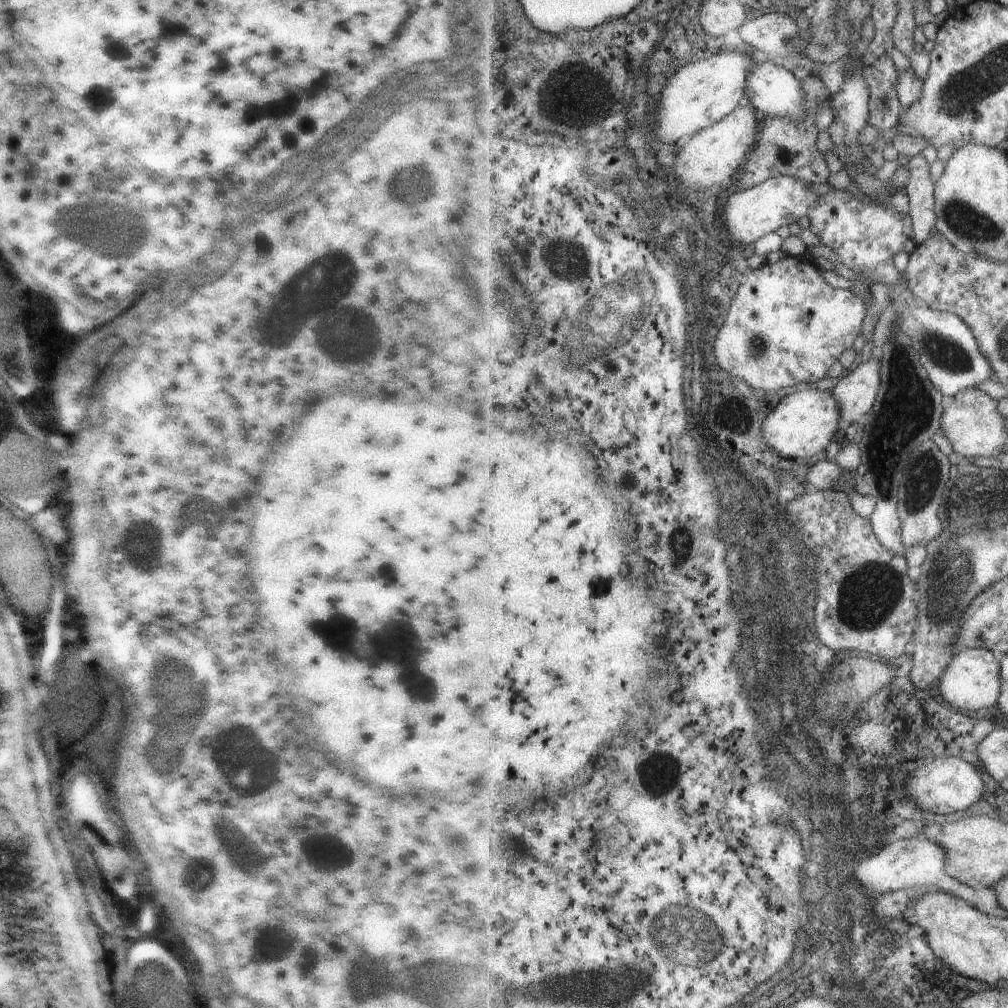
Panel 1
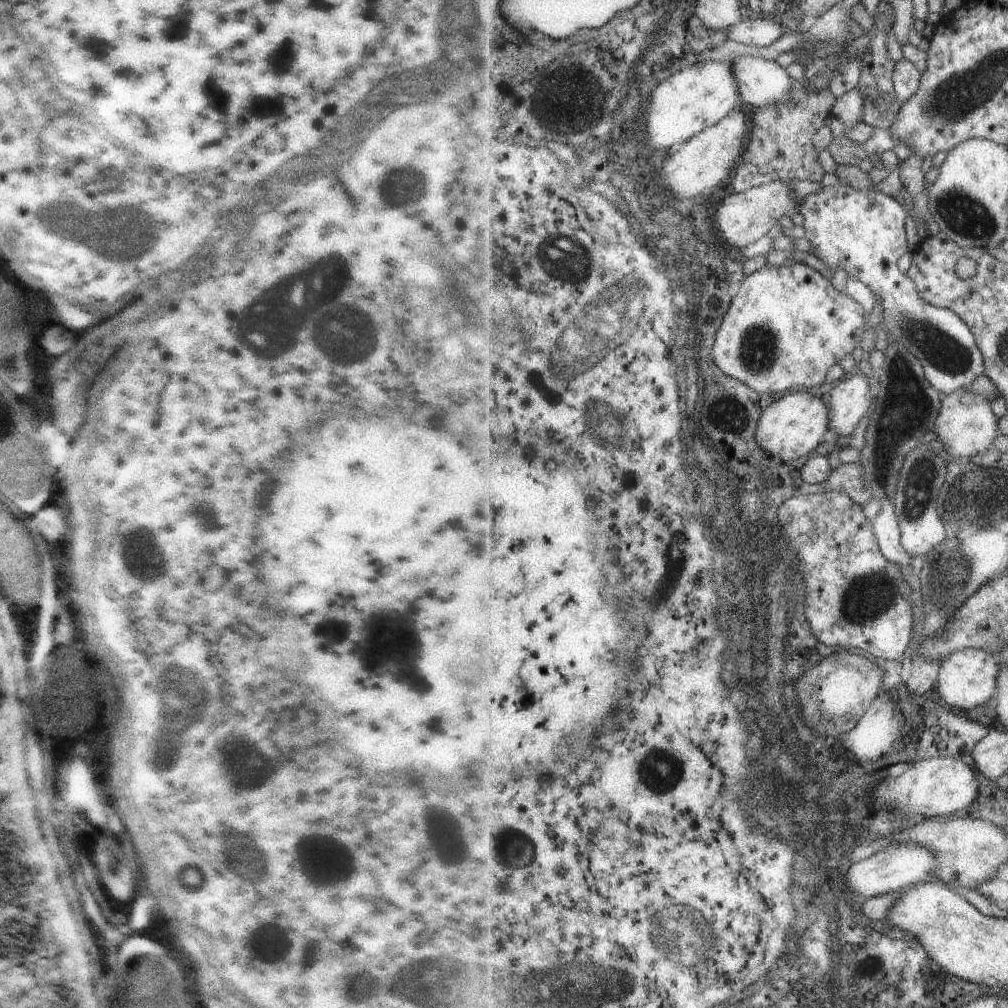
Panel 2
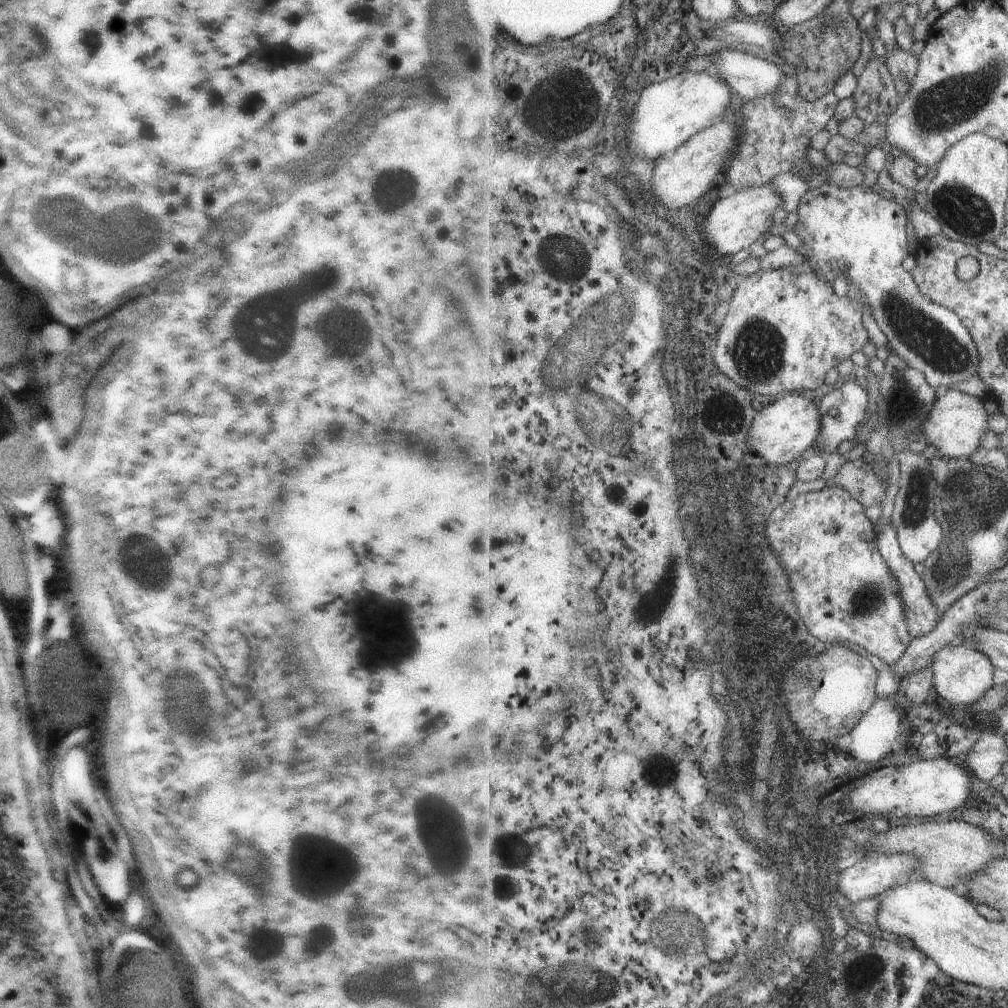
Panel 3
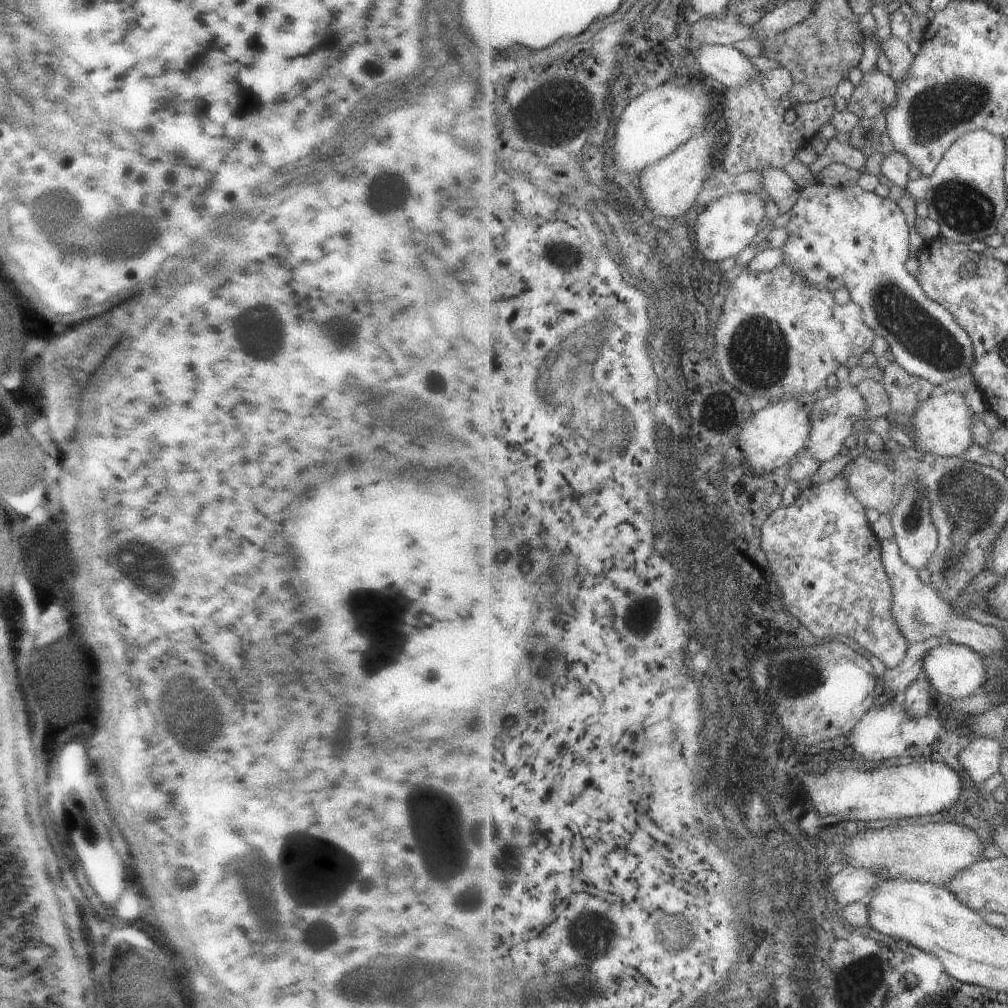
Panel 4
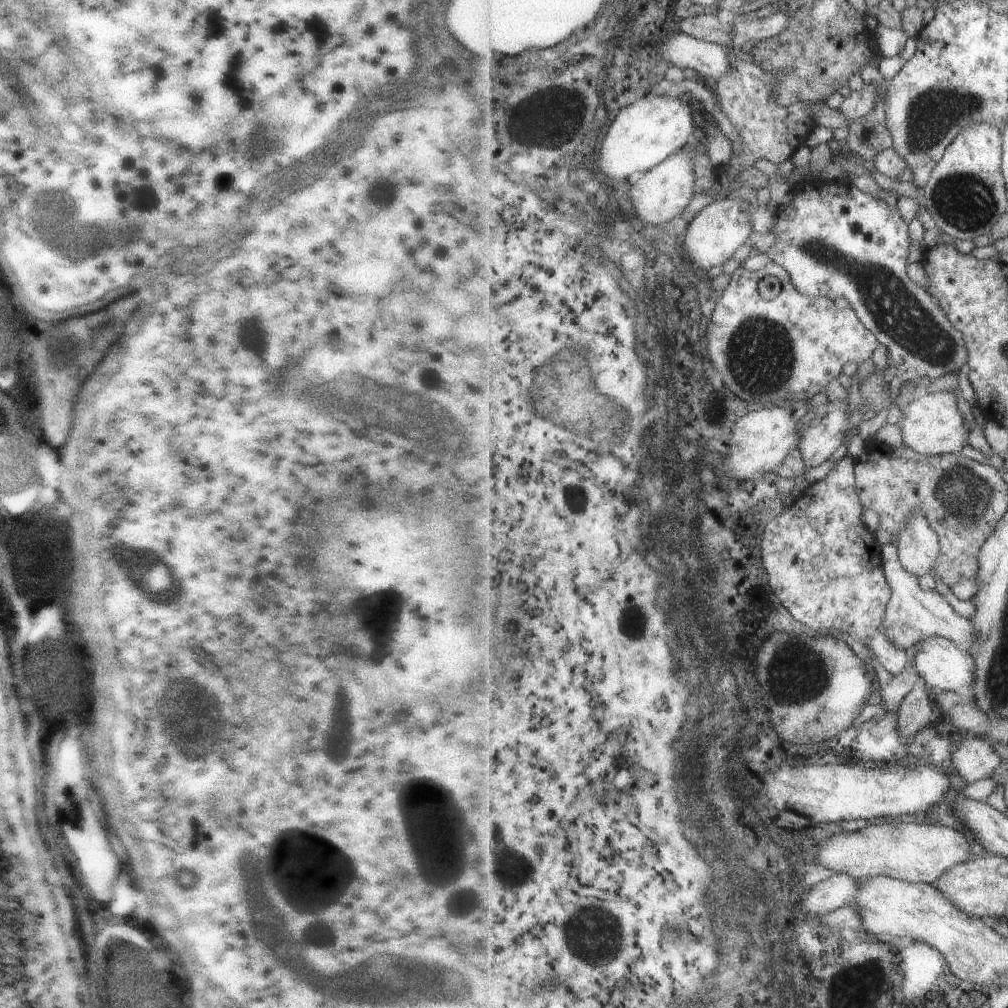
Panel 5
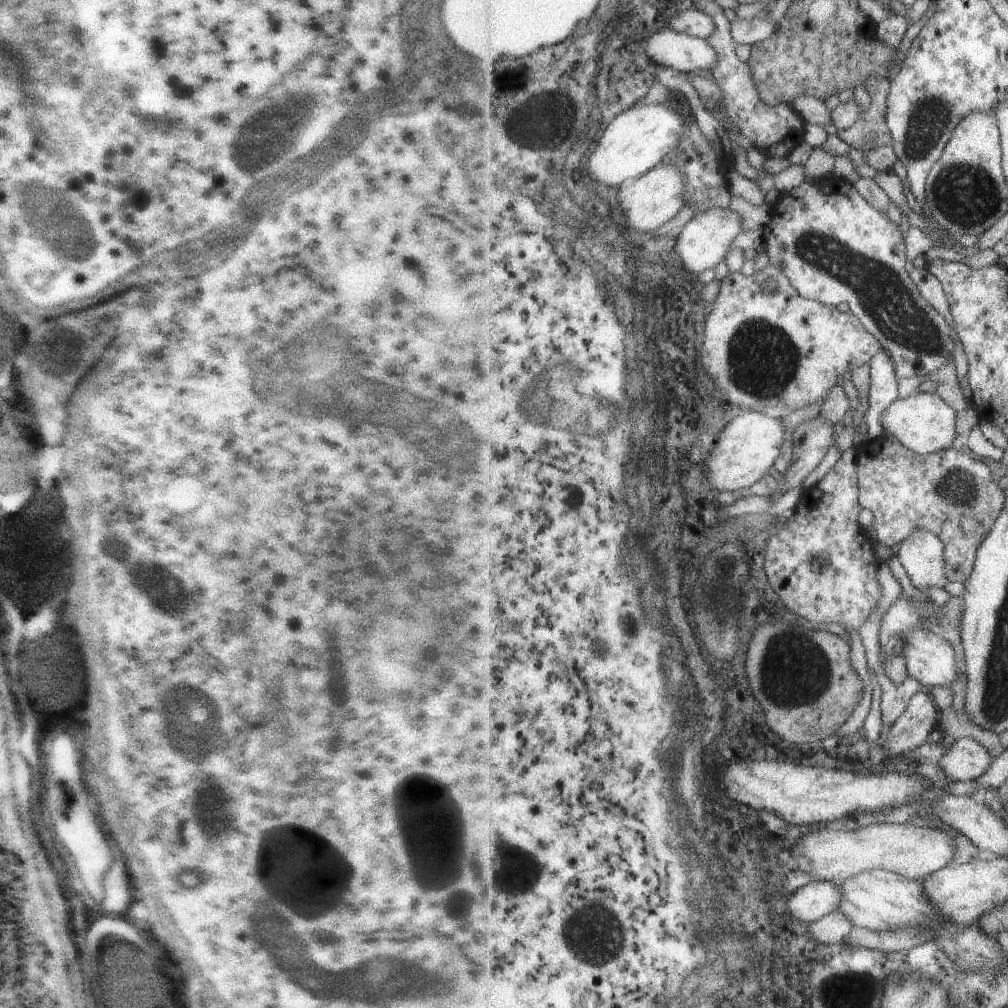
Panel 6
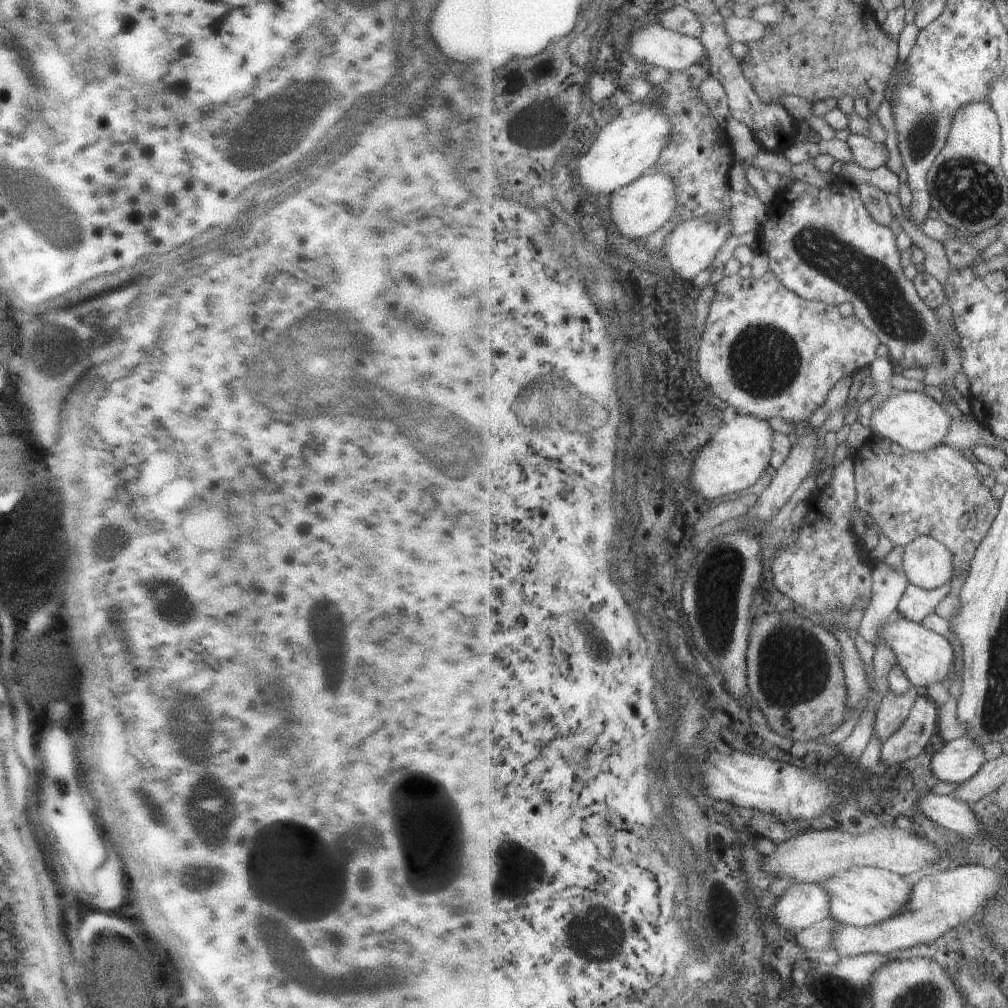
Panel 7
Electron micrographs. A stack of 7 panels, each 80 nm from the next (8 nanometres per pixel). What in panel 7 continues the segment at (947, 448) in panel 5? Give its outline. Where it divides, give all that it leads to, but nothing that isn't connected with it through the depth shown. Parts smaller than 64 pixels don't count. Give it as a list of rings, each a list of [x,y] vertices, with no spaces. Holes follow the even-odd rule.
[[[901,391],[885,400],[879,410],[873,409],[869,428],[874,436],[893,440],[906,450],[921,453],[933,450],[935,446],[945,445],[952,426],[953,418],[949,415],[949,410],[942,407],[941,402],[936,402],[935,398],[924,392]]]

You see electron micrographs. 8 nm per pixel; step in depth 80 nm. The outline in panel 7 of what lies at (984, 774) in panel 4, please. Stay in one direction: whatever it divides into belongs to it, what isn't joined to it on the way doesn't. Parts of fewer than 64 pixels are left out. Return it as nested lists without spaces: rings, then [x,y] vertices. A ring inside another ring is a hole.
[[[966,735],[945,743],[945,746],[932,756],[930,766],[939,781],[959,786],[976,777],[987,762],[981,742]]]

